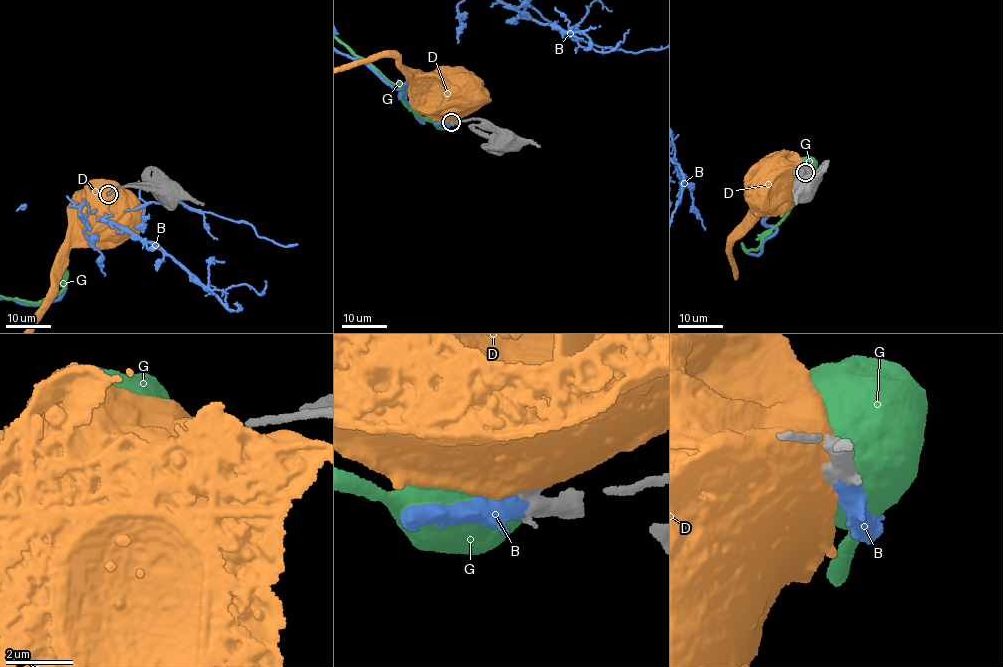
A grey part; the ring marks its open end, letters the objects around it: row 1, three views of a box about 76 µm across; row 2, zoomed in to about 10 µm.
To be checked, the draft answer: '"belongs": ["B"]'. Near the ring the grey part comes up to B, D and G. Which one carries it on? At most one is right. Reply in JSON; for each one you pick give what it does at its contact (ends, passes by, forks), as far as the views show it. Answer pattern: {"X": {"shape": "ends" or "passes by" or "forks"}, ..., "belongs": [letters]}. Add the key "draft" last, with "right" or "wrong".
{"B": {"shape": "ends"}, "belongs": ["B"], "draft": "right"}

